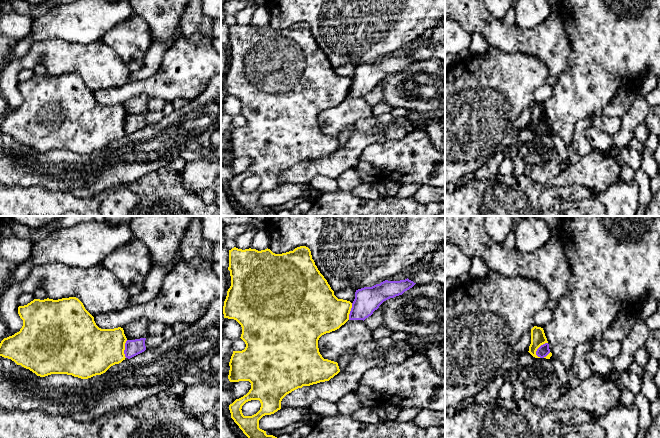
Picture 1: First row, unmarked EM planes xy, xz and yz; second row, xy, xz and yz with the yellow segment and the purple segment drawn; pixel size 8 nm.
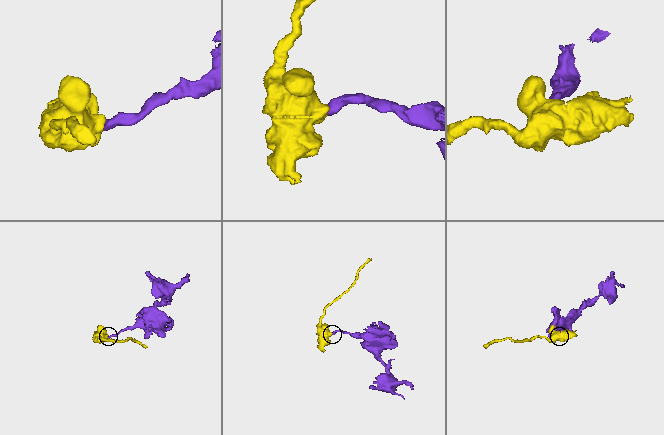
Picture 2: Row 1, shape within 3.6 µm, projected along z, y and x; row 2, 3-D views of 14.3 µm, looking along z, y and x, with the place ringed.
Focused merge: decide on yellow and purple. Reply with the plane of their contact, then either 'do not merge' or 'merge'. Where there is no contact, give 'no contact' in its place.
meets yellow in yz; do not merge

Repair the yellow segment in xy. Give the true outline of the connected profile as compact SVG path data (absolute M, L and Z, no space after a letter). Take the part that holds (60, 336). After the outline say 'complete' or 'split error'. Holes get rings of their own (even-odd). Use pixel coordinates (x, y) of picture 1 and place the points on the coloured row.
M76 297L34 299L27 305L19 306L18 314L23 326L19 332L1 341L0 356L11 359L37 376L67 374L88 379L105 373L126 358L127 338L123 328L99 328L94 317Z; complete

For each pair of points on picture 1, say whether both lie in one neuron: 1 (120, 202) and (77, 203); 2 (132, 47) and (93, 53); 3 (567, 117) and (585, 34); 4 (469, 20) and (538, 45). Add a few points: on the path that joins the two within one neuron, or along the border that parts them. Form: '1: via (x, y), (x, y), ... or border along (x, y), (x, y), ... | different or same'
1: border along (110, 191), (99, 205) | different
2: border along (101, 39), (119, 56), (128, 69) | different
3: via (576, 96), (585, 86), (585, 55) | same
4: via (486, 26), (500, 36), (521, 41) | same

